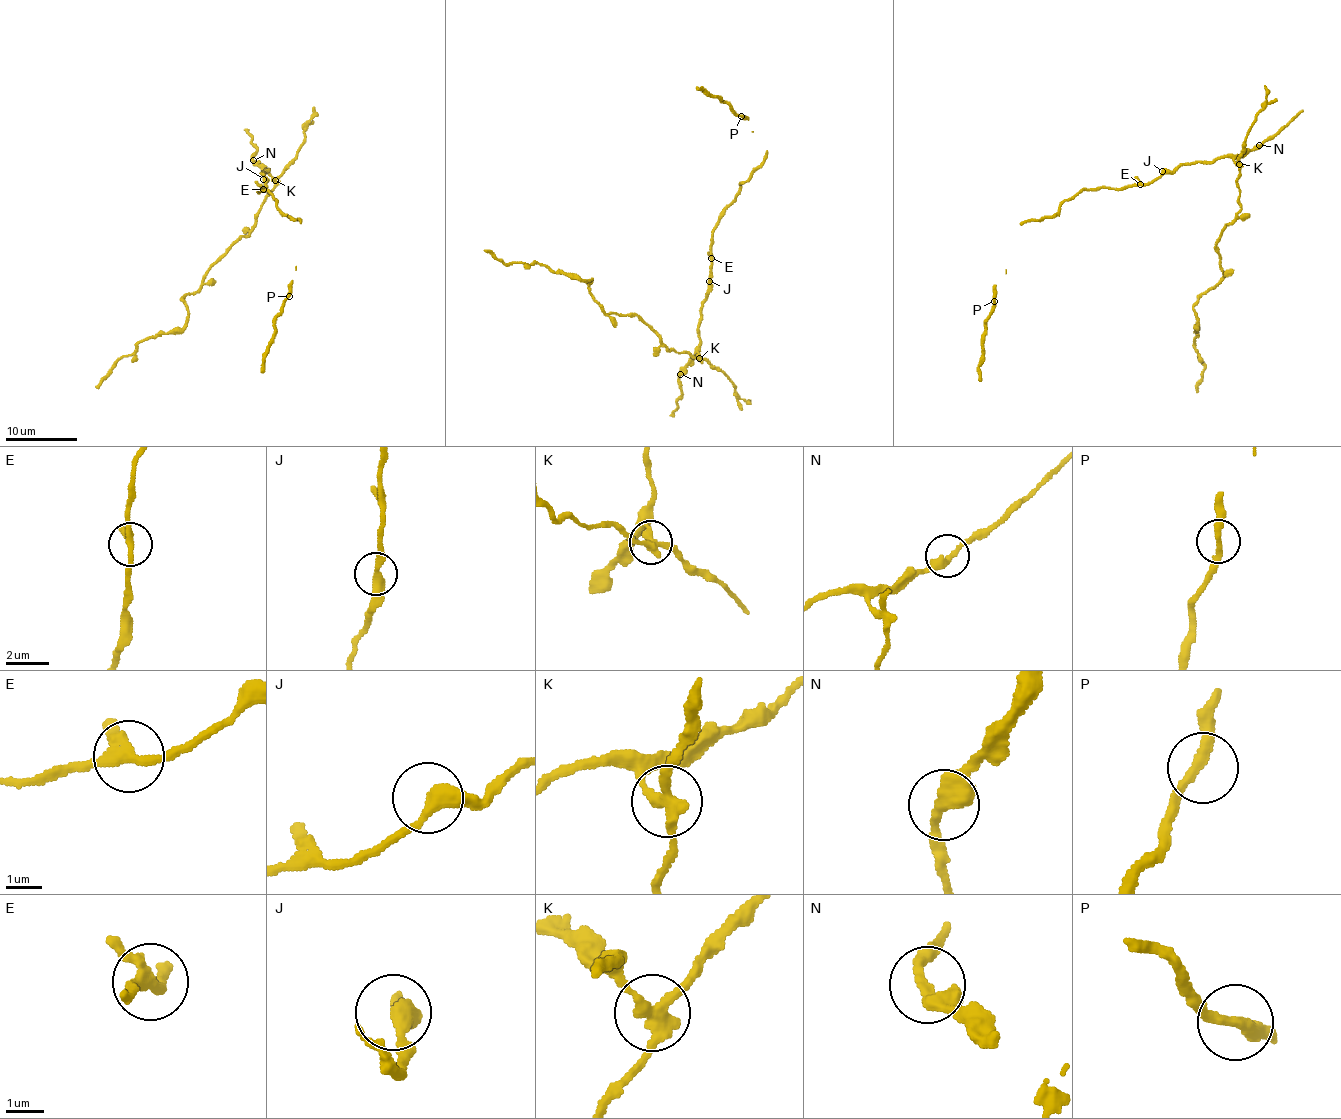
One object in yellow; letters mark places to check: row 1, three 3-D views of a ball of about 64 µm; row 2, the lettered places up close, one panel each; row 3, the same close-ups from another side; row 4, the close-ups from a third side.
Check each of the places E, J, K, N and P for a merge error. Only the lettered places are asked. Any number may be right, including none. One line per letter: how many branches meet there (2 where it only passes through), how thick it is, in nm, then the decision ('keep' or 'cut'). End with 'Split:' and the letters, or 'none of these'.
E: 3 | 260 nm | keep
J: 2 | 360 nm | keep
K: 3 | 320 nm | cut
N: 2 | 320 nm | keep
P: 2 | 280 nm | keep
Split: K

